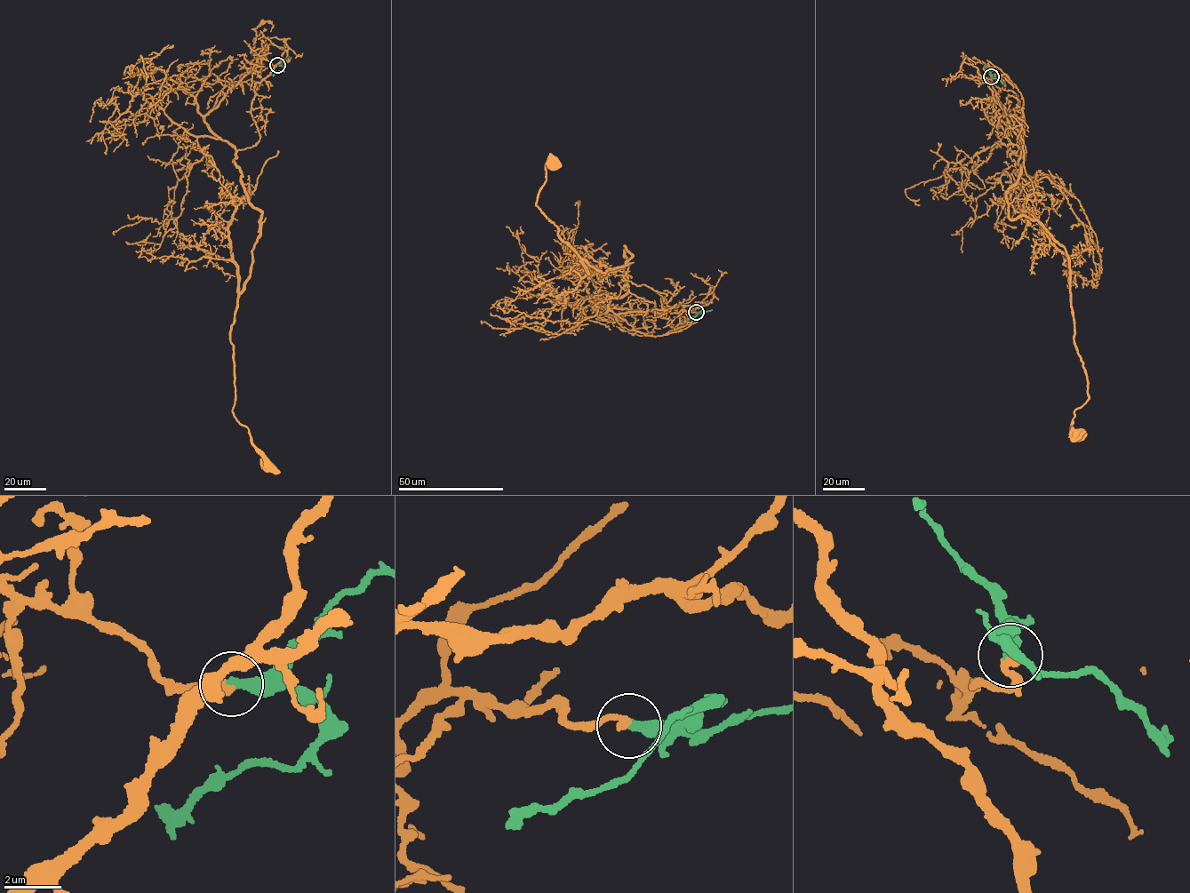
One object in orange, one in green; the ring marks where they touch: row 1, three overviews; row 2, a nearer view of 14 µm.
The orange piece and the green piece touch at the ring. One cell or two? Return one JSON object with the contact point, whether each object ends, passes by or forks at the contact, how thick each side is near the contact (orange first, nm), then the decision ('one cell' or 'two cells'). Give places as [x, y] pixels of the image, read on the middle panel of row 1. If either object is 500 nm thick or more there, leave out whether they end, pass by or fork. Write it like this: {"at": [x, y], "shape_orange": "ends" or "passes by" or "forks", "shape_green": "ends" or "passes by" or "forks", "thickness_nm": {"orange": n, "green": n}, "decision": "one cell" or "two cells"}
{"at": [696, 312], "shape_orange": "ends", "shape_green": "ends", "thickness_nm": {"orange": 280, "green": 400}, "decision": "one cell"}

